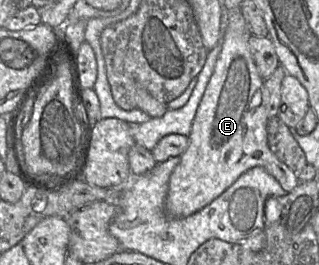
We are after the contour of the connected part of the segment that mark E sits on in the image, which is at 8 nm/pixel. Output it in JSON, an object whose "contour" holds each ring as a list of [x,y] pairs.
{"contour":[[[227,26],[224,32],[221,52],[192,123],[188,136],[189,145],[180,156],[180,162],[169,179],[165,210],[172,217],[187,217],[201,210],[219,197],[243,173],[256,166],[263,167],[287,193],[293,191],[300,183],[297,174],[281,162],[269,148],[267,141],[269,117],[263,97],[264,80],[258,72],[248,47],[250,36],[249,27],[246,33],[237,33]]]}

